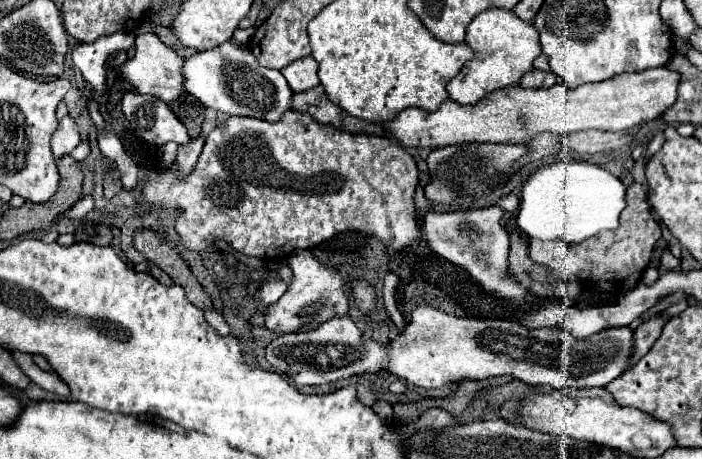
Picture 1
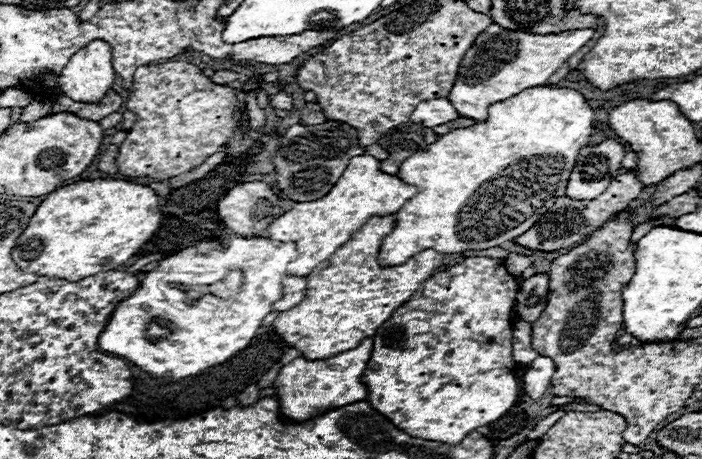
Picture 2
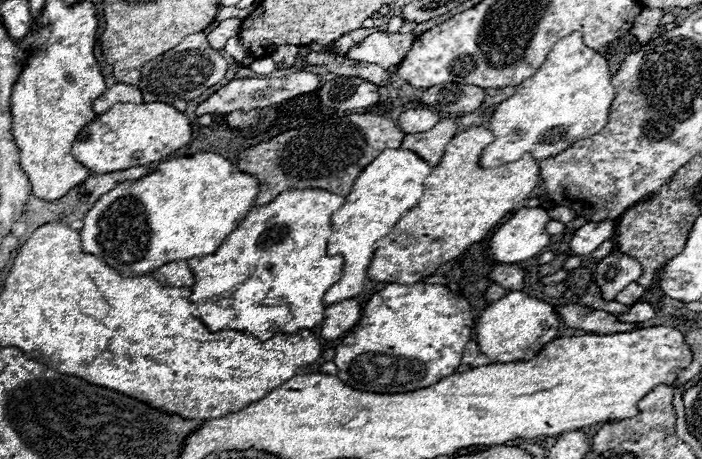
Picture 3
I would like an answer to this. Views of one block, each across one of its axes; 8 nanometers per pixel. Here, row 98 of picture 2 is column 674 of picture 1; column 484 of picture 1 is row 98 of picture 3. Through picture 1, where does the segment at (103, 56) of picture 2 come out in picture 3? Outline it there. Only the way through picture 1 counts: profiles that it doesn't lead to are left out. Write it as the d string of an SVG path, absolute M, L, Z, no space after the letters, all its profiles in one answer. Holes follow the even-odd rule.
M116 84L116 86L108 88L100 98L96 98L92 108L94 108L96 114L102 114L102 112L106 112L110 106L114 106L118 102L140 104L142 102L142 92L132 84Z

